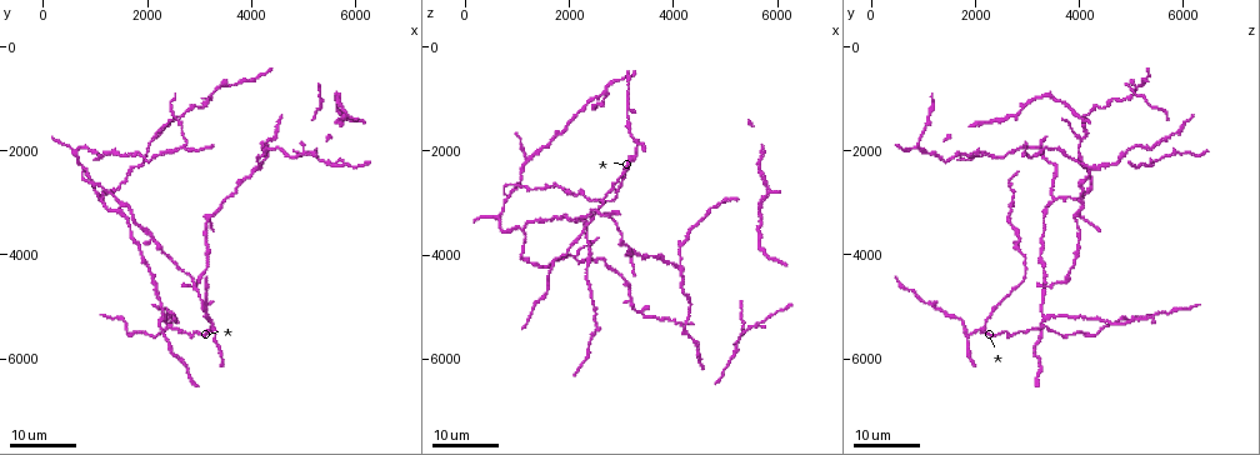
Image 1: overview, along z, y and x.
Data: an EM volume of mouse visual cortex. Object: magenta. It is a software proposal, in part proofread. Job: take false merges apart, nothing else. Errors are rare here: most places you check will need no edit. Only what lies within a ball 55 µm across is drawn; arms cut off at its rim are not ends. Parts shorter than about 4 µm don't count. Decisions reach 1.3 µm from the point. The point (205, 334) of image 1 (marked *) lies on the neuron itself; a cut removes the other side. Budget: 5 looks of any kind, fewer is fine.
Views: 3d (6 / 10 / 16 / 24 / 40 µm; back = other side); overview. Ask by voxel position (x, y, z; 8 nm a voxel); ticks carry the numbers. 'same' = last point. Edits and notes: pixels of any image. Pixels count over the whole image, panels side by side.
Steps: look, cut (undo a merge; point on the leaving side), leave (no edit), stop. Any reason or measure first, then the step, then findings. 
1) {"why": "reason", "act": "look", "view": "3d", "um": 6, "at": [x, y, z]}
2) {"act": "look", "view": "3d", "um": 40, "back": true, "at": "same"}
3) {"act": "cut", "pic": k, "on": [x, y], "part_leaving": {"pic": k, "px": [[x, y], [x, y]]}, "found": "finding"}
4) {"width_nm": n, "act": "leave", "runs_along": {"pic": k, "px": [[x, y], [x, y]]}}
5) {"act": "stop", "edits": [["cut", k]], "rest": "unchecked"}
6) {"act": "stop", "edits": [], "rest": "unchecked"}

{"act": "look", "view": "3d", "um": 16, "at": [2200, 5450, 3300]}

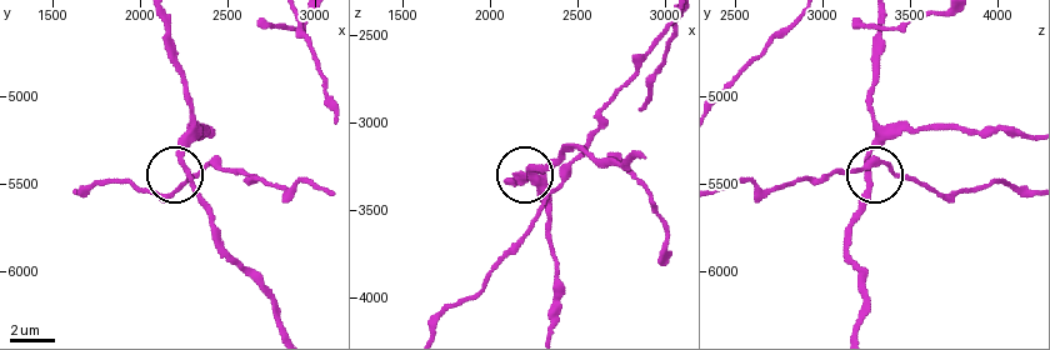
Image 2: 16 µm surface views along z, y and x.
{"act": "look", "view": "3d", "um": 10, "at": [2260, 5420, 3260]}

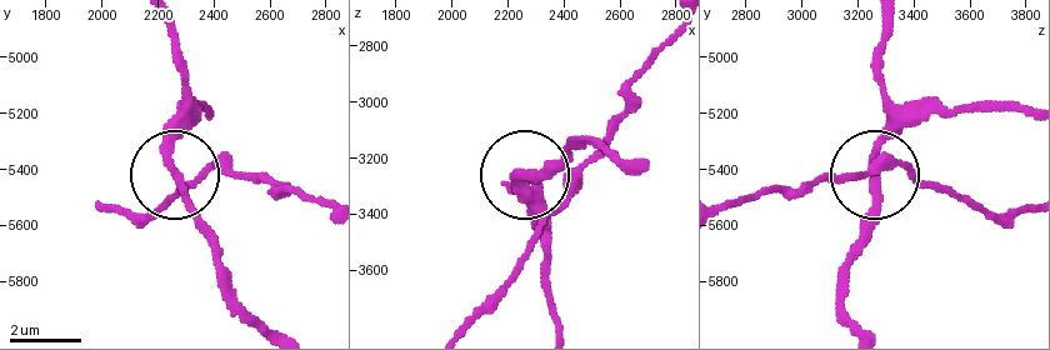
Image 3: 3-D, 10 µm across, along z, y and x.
{"width_nm": 200, "act": "leave", "runs_along": {"pic": 3, "px": [[673, 38], [565, 199], [556, 205], [520, 171], [530, 214]]}, "found": "all the same neuron"}

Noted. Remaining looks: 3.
{"why": "arms part here", "act": "look", "view": "3d", "um": 16, "at": [4100, 2350, 4150]}

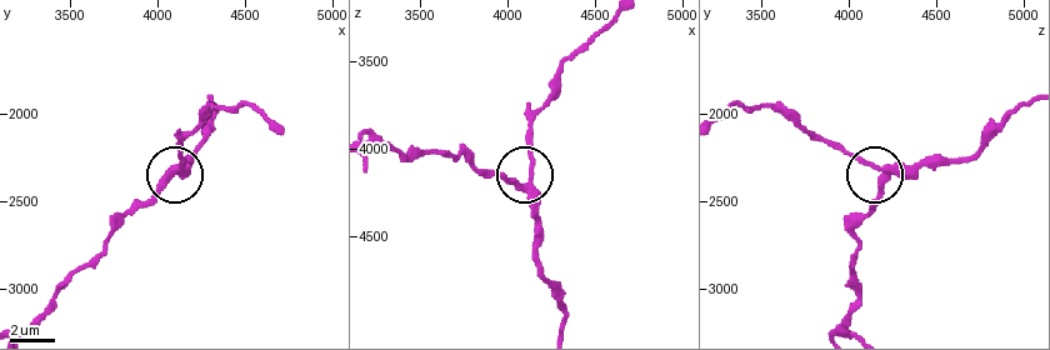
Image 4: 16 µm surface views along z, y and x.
{"act": "look", "view": "3d", "um": 10, "at": [4120, 2320, 4180]}

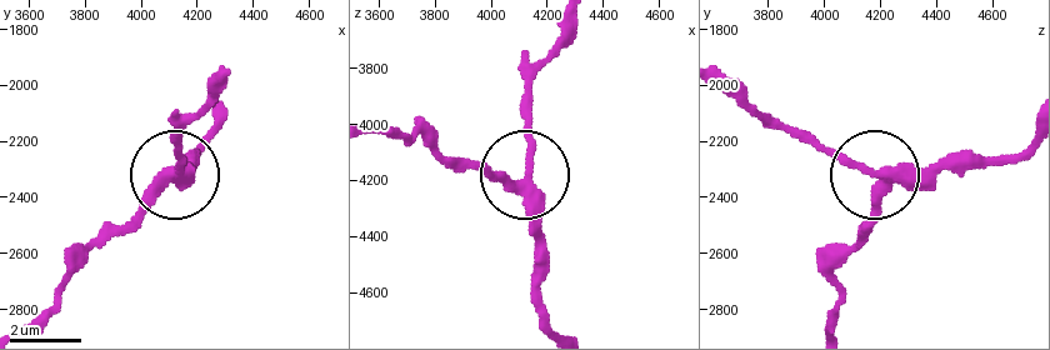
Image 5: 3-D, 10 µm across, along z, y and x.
{"width_nm": 300, "act": "leave", "found": "all the same neuron"}

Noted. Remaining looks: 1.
{"act": "stop", "edits": [], "rest": "unchecked"}

